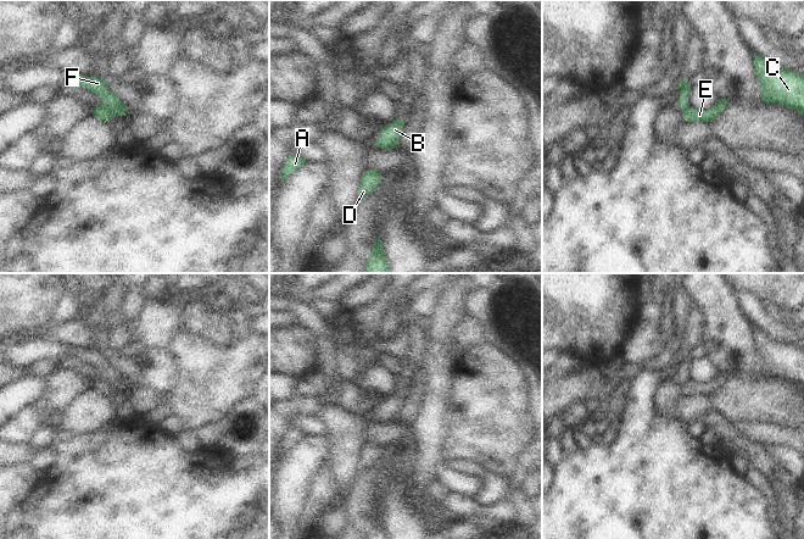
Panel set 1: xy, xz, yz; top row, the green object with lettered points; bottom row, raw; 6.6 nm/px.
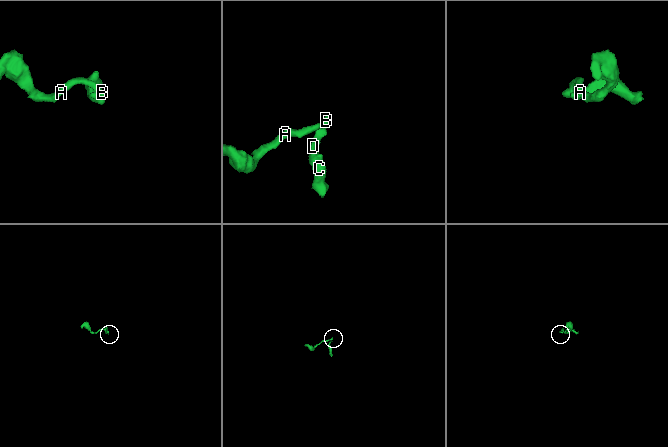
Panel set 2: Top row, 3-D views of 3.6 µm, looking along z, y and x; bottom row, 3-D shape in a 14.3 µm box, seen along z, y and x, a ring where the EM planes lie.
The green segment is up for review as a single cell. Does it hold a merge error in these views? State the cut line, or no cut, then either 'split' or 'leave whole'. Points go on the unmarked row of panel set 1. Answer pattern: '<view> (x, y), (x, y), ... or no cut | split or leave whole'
xy (104, 376), (117, 388) | split

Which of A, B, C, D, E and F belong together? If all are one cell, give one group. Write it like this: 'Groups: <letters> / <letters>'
Groups: A B F / C D E.

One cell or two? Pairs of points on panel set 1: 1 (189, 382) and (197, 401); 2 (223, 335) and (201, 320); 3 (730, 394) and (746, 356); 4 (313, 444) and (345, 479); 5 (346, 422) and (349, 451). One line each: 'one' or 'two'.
1: one
2: one
3: two
4: two
5: one

